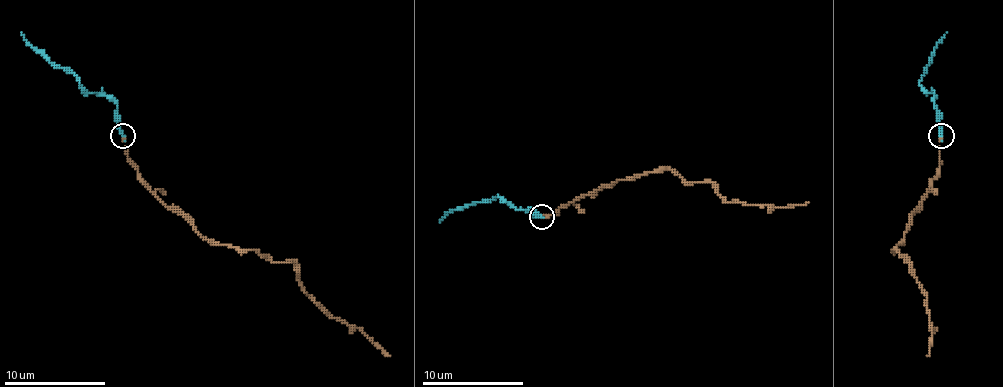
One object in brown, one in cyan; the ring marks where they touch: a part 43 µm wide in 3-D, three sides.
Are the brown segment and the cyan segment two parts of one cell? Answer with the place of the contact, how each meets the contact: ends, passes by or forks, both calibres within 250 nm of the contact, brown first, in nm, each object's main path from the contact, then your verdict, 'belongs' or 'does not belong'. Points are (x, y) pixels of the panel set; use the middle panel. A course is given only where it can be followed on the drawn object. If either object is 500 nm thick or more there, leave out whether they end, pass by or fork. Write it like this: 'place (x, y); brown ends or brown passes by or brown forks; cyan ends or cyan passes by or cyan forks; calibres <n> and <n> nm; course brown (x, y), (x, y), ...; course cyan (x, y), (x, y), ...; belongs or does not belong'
place (541, 217); brown ends; cyan ends; calibres 150 and 180 nm; course brown (541, 217), (604, 184), (659, 169), (674, 169), (687, 182), (710, 182), (727, 202), (778, 207), (808, 202); course cyan (541, 217), (536, 212), (510, 207), (498, 195), (452, 210), (440, 222); belongs

